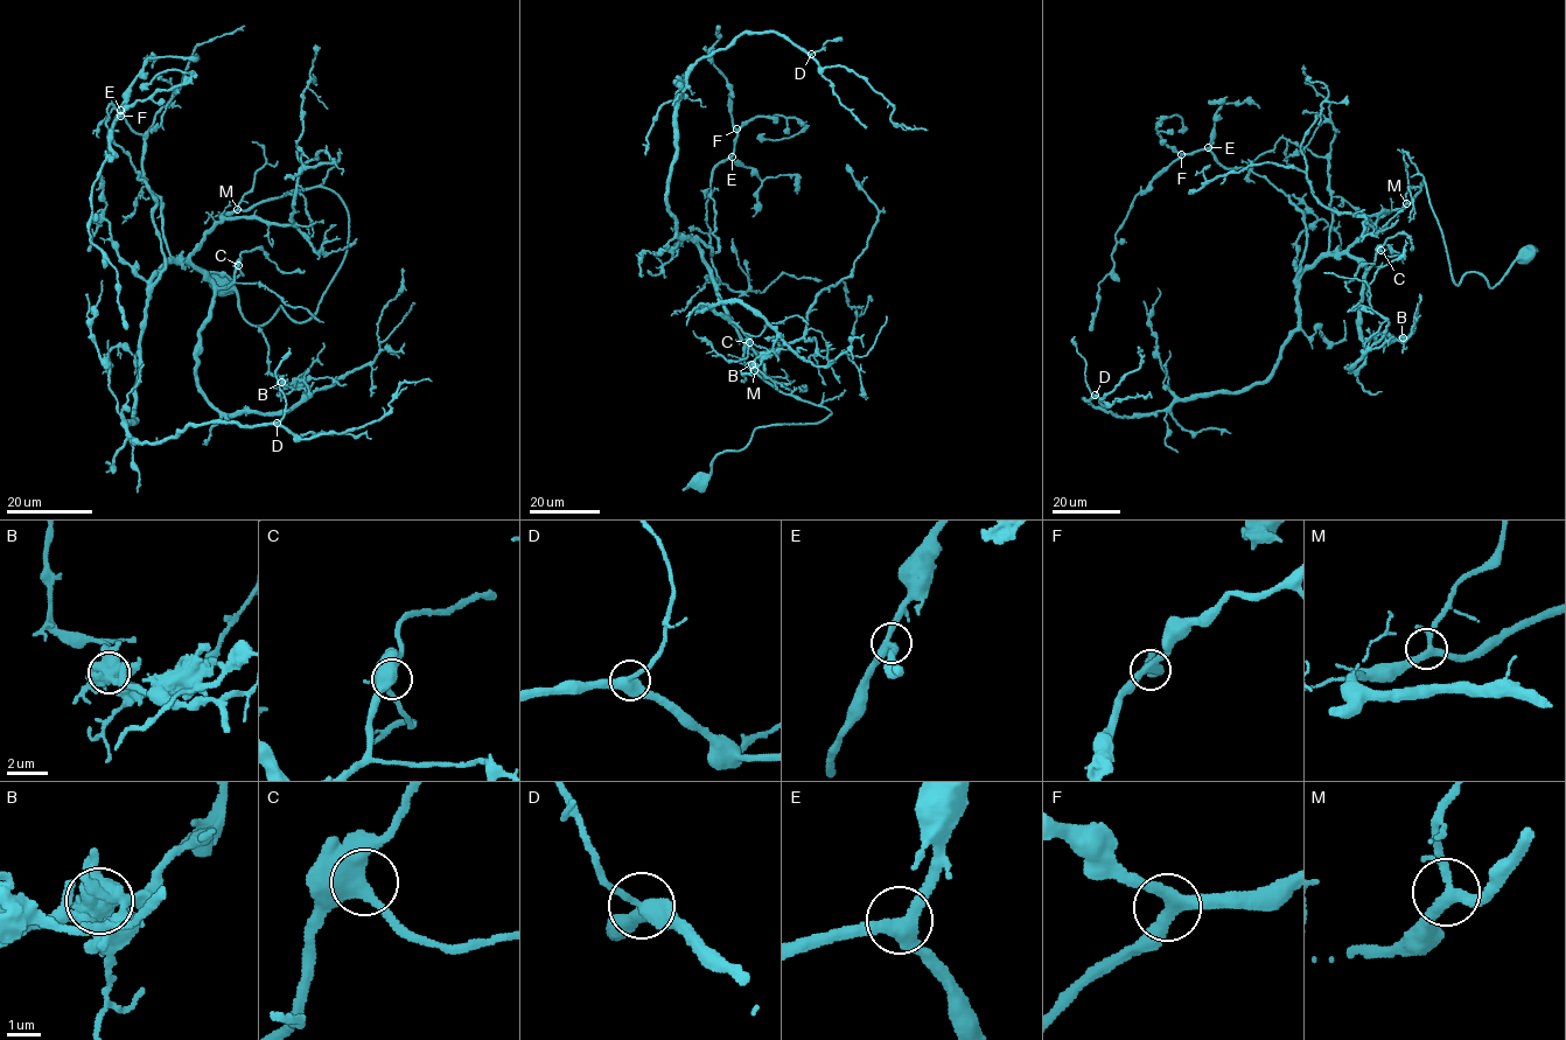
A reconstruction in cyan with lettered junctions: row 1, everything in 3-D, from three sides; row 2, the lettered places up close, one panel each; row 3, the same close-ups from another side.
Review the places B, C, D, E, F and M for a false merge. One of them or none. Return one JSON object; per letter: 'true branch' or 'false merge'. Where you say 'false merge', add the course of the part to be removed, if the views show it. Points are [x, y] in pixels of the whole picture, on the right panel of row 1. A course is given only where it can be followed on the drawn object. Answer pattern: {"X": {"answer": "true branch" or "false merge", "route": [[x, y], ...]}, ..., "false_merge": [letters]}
{"B": {"answer": "false merge", "route": [[1403, 337], [1386, 340], [1381, 333], [1376, 337]]}, "C": {"answer": "true branch"}, "D": {"answer": "true branch"}, "E": {"answer": "true branch"}, "F": {"answer": "true branch"}, "M": {"answer": "true branch"}, "false_merge": ["B"]}

